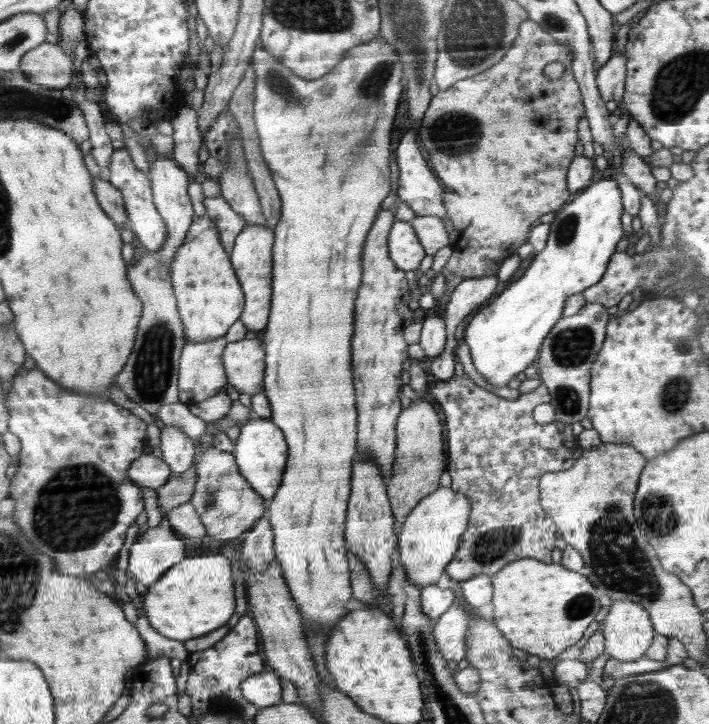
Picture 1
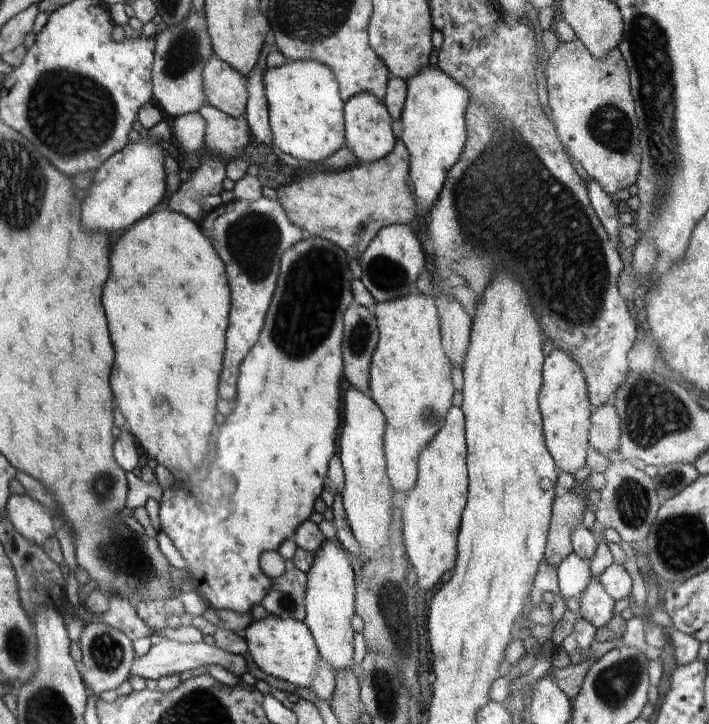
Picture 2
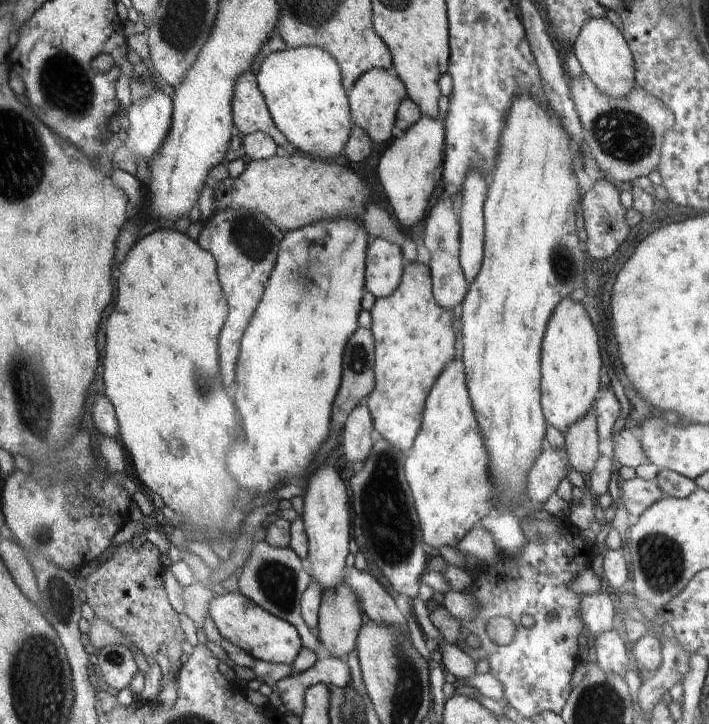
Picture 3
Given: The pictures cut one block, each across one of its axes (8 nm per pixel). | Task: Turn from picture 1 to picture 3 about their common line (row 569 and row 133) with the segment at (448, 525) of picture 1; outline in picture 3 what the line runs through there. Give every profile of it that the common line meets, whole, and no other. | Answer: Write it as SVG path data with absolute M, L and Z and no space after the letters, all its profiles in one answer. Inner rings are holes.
M421 114L422 118L404 131L402 139L396 139L383 147L380 150L380 162L378 162L377 172L380 179L380 185L382 185L386 197L388 198L390 205L392 206L398 220L405 226L412 226L416 222L420 222L426 214L426 208L428 208L428 202L434 194L434 172L436 168L442 164L444 160L444 144L446 144L446 138L444 138L444 126L440 120Z

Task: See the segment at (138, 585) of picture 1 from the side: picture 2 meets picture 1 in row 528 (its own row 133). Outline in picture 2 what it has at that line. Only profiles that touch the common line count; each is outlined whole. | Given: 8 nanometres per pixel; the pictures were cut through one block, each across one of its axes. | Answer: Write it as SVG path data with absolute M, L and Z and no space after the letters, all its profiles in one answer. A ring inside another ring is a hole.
M164 117L156 126L149 129L149 138L127 144L122 151L112 155L96 170L94 179L88 188L88 196L82 200L83 215L81 220L88 230L112 231L124 230L139 222L150 210L154 210L164 198L167 190L166 160L168 152L160 142L170 141L173 132Z

